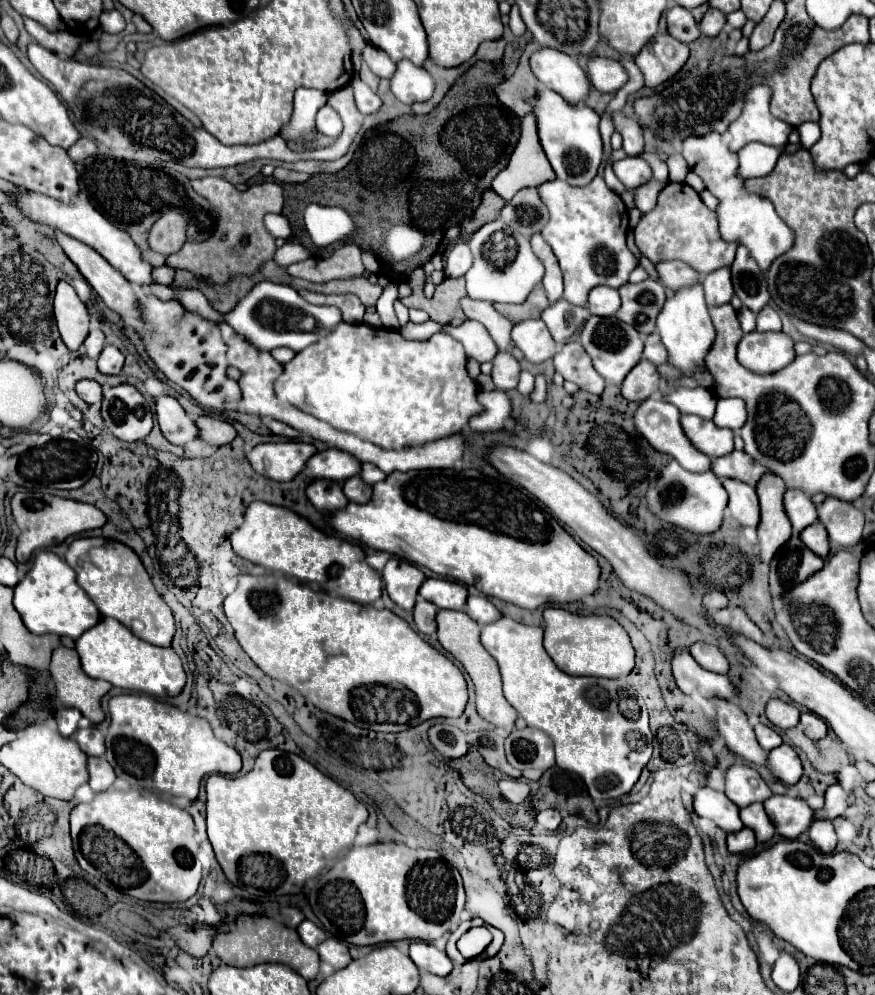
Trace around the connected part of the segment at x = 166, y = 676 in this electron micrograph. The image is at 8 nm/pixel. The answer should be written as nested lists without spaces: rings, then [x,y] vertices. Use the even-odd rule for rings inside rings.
[[[102,618],[96,628],[90,628],[76,640],[82,668],[90,678],[102,678],[118,688],[140,690],[160,698],[178,696],[186,684],[186,674],[178,654],[172,648],[152,646],[134,636],[126,626],[114,618]]]

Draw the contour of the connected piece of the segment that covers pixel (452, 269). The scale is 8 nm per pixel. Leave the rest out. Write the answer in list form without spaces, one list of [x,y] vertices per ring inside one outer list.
[[[454,244],[446,256],[444,276],[446,278],[460,278],[468,272],[470,266],[472,266],[472,254],[468,250],[468,244]]]

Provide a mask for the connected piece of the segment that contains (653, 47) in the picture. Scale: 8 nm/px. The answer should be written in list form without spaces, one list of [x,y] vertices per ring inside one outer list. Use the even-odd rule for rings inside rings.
[[[656,34],[636,54],[634,62],[644,76],[646,88],[656,88],[674,78],[688,60],[688,46],[668,34]]]

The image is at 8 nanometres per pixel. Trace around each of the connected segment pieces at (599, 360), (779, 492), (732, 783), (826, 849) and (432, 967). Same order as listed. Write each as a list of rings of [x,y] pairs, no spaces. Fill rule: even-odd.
[[[590,316],[580,332],[580,344],[584,344],[584,350],[592,358],[596,372],[612,384],[622,384],[626,374],[640,362],[644,350],[642,334],[636,332],[636,328],[632,328],[630,324],[618,320],[616,316],[608,316],[608,318]]]
[[[766,474],[758,480],[756,484],[756,494],[760,500],[760,522],[758,522],[758,546],[760,546],[760,560],[764,564],[770,564],[774,554],[778,552],[780,546],[784,546],[792,534],[792,526],[788,524],[788,516],[784,516],[784,506],[780,504],[780,496],[784,496],[786,488],[784,482],[778,480],[774,474]]]
[[[738,764],[726,772],[726,796],[738,808],[746,808],[754,802],[764,802],[772,792],[754,768]]]
[[[816,820],[816,822],[812,822],[808,834],[810,834],[812,844],[820,852],[824,852],[824,854],[834,852],[838,840],[836,840],[836,832],[834,832],[834,826],[832,826],[830,820]]]
[[[412,942],[410,944],[410,958],[418,968],[428,970],[430,974],[446,976],[452,972],[452,960],[446,956],[446,952],[438,950],[432,944]]]

